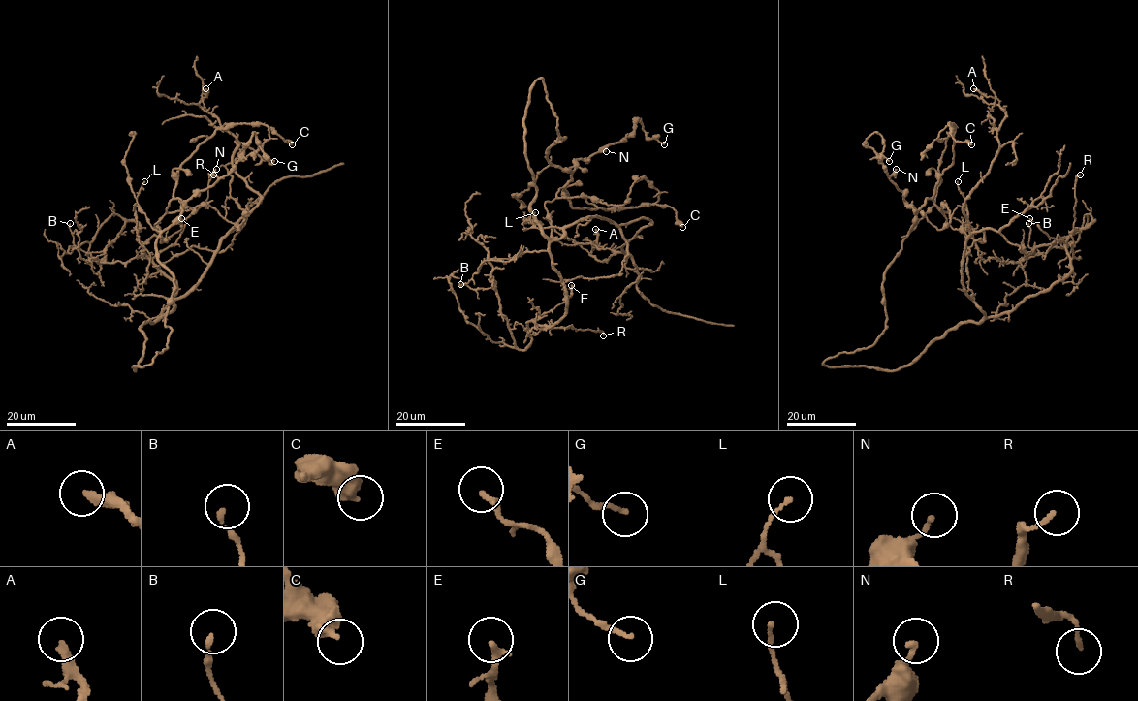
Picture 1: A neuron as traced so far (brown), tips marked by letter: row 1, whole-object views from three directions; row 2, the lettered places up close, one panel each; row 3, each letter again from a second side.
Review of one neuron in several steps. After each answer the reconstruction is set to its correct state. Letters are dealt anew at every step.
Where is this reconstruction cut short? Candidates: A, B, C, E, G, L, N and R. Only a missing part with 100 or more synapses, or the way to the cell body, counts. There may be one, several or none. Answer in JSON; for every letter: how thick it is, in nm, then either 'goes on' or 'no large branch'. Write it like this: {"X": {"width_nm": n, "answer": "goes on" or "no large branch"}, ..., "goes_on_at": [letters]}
{"A": {"width_nm": 320, "answer": "no large branch"}, "B": {"width_nm": 150, "answer": "no large branch"}, "C": {"width_nm": 400, "answer": "no large branch"}, "E": {"width_nm": 240, "answer": "no large branch"}, "G": {"width_nm": 150, "answer": "no large branch"}, "L": {"width_nm": 130, "answer": "no large branch"}, "N": {"width_nm": 160, "answer": "no large branch"}, "R": {"width_nm": 130, "answer": "no large branch"}, "goes_on_at": []}

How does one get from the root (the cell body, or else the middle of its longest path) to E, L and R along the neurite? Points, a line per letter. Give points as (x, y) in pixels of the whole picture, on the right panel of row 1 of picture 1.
E: (899, 367), (909, 366), (949, 331), (1010, 313), (1069, 272), (1063, 241), (1058, 236), (1050, 238), (1029, 218)
L: (899, 367), (909, 366), (949, 331), (964, 322), (978, 322), (985, 316), (968, 288), (967, 207), (958, 181)
R: (899, 367), (909, 366), (949, 331), (964, 322), (980, 322), (1010, 313), (1069, 272), (1075, 180), (1080, 175)

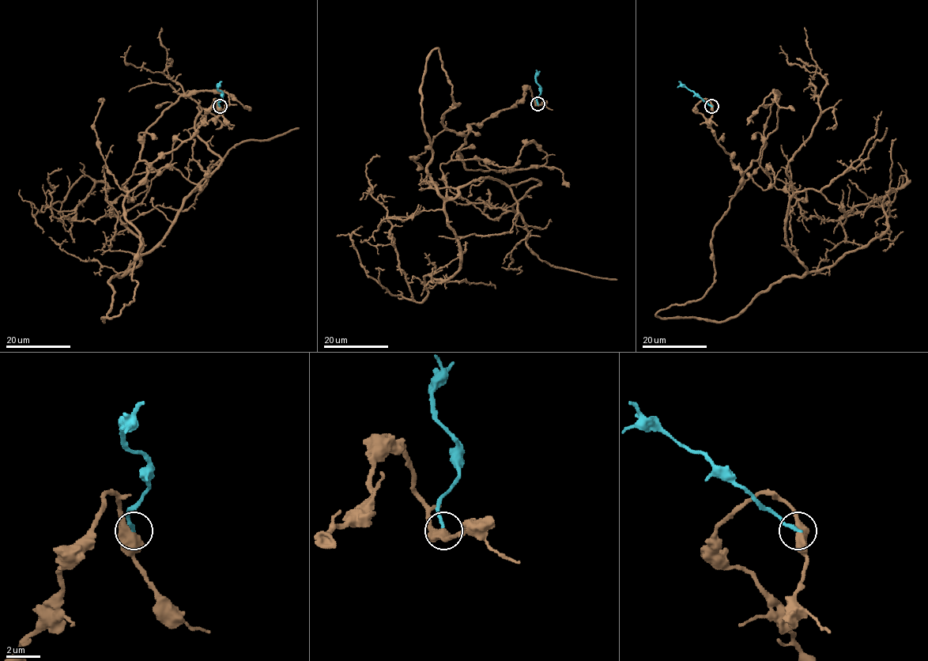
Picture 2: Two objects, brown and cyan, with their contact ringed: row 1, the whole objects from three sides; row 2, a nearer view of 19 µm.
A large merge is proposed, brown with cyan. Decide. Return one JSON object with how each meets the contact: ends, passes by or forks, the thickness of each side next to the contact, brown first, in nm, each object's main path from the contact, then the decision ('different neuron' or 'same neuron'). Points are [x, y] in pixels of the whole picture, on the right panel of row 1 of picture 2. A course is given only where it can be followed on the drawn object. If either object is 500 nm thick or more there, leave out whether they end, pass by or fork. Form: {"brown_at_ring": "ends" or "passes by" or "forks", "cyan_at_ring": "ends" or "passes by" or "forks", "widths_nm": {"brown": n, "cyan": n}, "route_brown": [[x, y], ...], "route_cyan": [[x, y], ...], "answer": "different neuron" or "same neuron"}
{"widths_nm": {"brown": 550, "cyan": 200}, "route_brown": [[711, 106], [741, 183], [712, 285], [657, 315], [726, 321], [830, 268], [909, 181], [806, 218], [763, 168]], "route_cyan": [[711, 106], [678, 81]], "answer": "different neuron"}

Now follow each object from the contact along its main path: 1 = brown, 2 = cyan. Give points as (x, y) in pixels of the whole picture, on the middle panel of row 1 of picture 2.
1: (537, 103), (450, 131), (430, 53), (459, 268), (421, 301), (380, 156)
2: (537, 103), (541, 87), (536, 75), (540, 71)

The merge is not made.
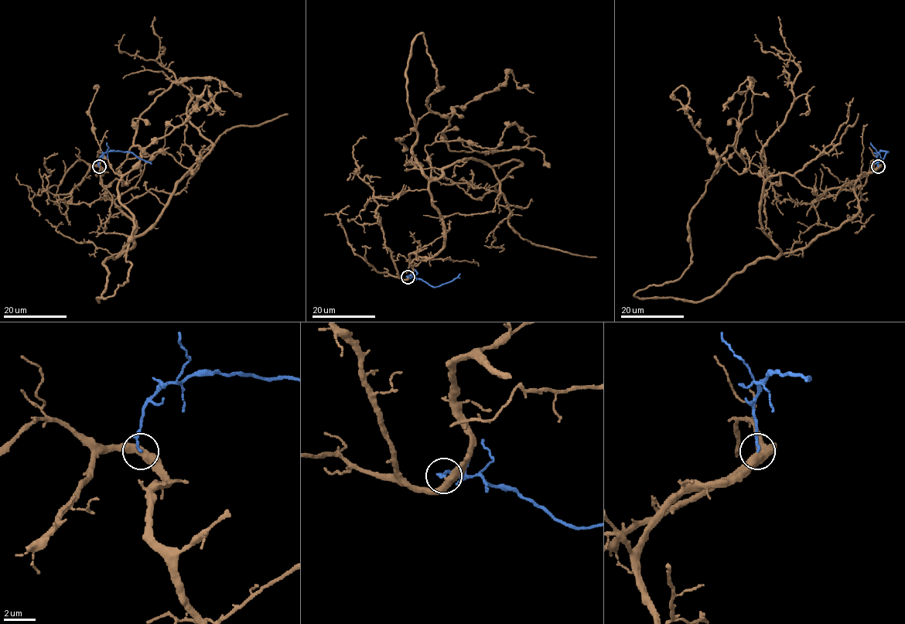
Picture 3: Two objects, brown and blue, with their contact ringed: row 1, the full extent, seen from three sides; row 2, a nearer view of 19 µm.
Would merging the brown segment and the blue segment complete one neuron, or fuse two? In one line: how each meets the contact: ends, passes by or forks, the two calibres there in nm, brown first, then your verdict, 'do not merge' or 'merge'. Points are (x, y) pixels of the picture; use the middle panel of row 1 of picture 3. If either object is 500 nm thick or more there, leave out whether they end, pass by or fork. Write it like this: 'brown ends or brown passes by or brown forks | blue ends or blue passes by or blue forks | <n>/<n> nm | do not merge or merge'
brown passes by | blue ends | 440/140 nm | merge

